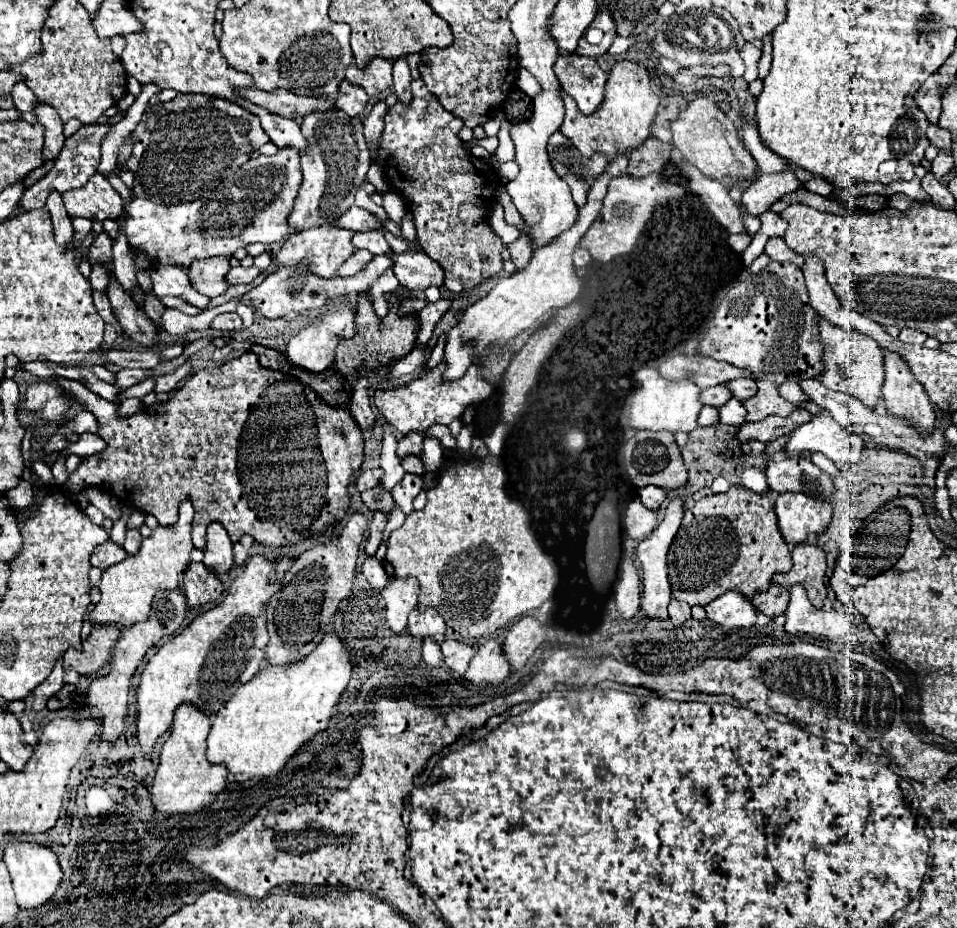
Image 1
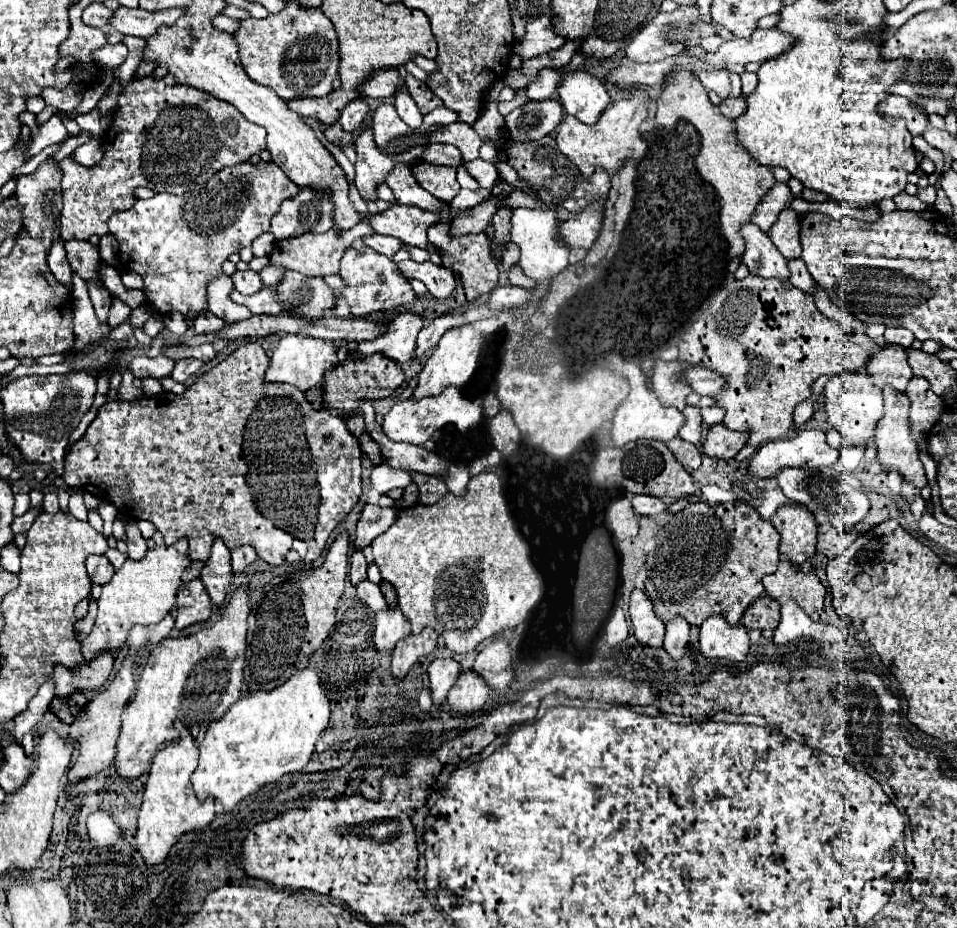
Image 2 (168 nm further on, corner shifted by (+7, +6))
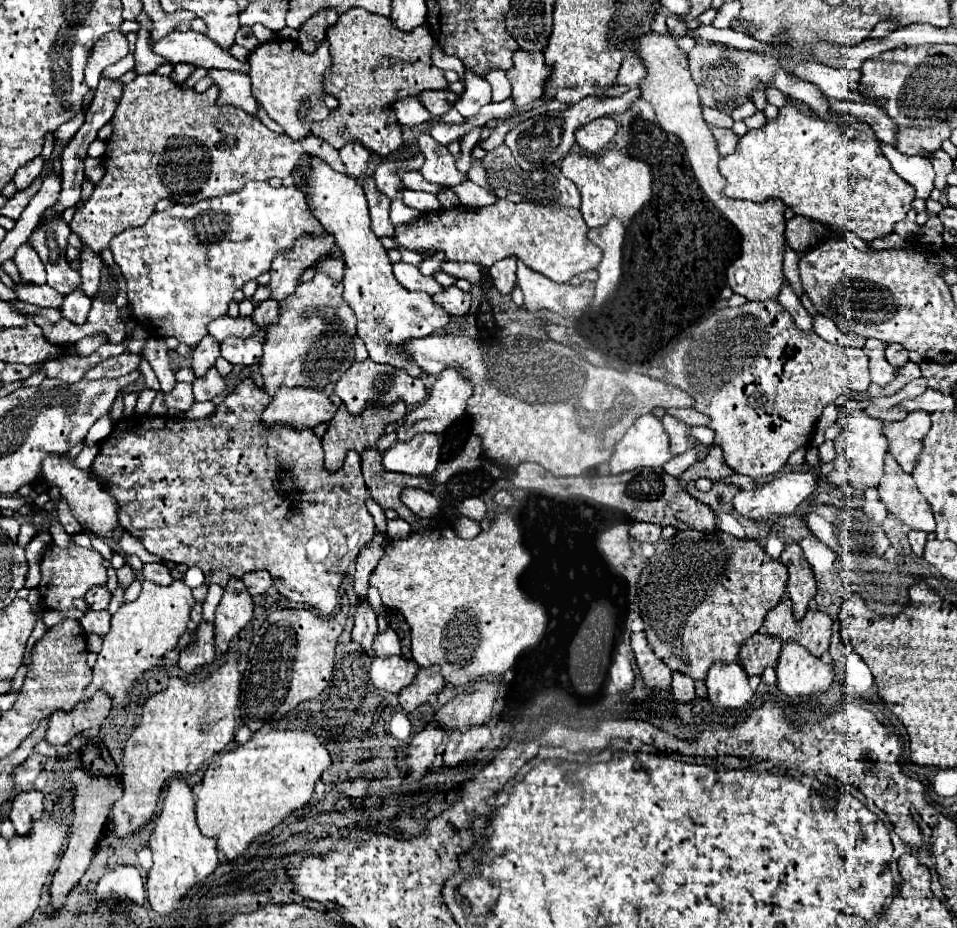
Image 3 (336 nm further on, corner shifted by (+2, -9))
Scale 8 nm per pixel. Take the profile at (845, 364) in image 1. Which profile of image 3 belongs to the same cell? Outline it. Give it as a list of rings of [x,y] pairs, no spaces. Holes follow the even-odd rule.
[[[844,406],[840,408],[838,422],[842,424],[842,432],[836,438],[836,460],[834,460],[834,470],[828,474],[828,482],[838,486],[838,488],[854,488],[854,490],[868,490],[868,488],[878,488],[880,478],[884,476],[884,458],[886,458],[886,438],[882,436],[882,424],[876,418],[866,416],[866,412],[854,408],[854,406]]]

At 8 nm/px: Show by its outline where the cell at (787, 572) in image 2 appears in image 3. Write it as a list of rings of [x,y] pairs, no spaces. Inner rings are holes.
[[[784,600],[770,610],[764,626],[768,636],[776,636],[782,642],[798,642],[802,648],[818,658],[830,646],[830,616],[820,610],[808,610],[804,620],[796,622],[794,616],[790,616],[790,600]]]

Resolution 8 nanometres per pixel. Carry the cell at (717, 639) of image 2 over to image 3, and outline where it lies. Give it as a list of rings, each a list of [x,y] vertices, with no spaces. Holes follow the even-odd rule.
[[[716,664],[710,668],[708,678],[708,700],[718,710],[744,708],[752,698],[752,688],[748,684],[746,672],[736,664]]]

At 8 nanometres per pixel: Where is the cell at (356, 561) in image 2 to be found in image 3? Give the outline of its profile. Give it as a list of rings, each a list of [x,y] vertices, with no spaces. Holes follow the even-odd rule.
[[[366,600],[366,604],[358,604],[356,606],[356,614],[354,614],[354,630],[352,630],[352,640],[356,644],[360,644],[362,652],[370,658],[374,658],[374,648],[372,642],[376,640],[378,626],[376,626],[376,614],[370,606],[370,602]]]

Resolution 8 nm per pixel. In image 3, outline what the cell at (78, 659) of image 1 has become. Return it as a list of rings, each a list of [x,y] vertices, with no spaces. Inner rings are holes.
[[[96,692],[92,700],[80,702],[74,712],[68,712],[66,716],[62,716],[62,712],[56,712],[56,716],[50,716],[50,724],[46,730],[48,744],[68,744],[70,740],[86,734],[88,730],[102,726],[110,708],[112,700],[106,698],[106,692]]]

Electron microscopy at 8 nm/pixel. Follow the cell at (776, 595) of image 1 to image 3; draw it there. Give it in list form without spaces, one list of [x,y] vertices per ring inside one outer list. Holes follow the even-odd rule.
[[[766,634],[750,636],[740,648],[740,666],[748,676],[762,676],[766,668],[776,668],[782,640],[770,640]]]

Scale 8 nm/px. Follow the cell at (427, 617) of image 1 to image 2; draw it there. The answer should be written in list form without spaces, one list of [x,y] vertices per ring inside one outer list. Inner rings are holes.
[[[425,627],[421,633],[411,633],[401,639],[393,649],[391,671],[395,677],[405,677],[407,671],[417,663],[421,657],[433,653],[437,647],[437,633],[433,627]]]

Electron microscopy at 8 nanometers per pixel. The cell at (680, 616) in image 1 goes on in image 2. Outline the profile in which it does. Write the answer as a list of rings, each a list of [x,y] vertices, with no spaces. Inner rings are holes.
[[[675,615],[669,625],[667,625],[667,635],[665,635],[665,651],[673,657],[673,659],[679,659],[685,655],[687,651],[687,643],[689,643],[689,629],[691,625],[679,615]]]

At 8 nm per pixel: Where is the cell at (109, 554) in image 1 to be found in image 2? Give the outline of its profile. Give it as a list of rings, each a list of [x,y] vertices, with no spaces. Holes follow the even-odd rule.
[[[89,555],[85,563],[87,563],[87,573],[93,583],[103,585],[105,581],[111,581],[115,569],[113,569],[111,561],[107,559],[107,555]]]

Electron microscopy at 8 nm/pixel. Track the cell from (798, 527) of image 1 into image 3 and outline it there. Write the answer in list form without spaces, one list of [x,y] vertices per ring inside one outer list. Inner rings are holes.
[[[788,544],[782,552],[782,564],[788,568],[786,594],[792,602],[792,614],[796,620],[802,620],[808,612],[810,600],[816,596],[816,580],[804,558],[804,552],[798,544]]]

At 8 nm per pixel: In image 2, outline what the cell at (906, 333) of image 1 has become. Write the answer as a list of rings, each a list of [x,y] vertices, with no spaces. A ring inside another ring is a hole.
[[[887,327],[885,331],[885,341],[887,343],[895,343],[901,347],[911,347],[915,337],[913,333],[909,333],[909,329],[897,329],[897,327]]]

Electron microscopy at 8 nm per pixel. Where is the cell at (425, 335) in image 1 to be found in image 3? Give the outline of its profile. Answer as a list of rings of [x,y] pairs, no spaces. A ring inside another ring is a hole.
[[[368,358],[364,362],[352,364],[352,368],[334,386],[334,394],[344,402],[352,416],[360,416],[368,406],[386,406],[398,400],[406,402],[406,406],[416,406],[426,398],[426,388],[422,380],[412,380],[412,376],[406,376],[406,372],[400,368],[394,368],[390,364],[374,364]]]

